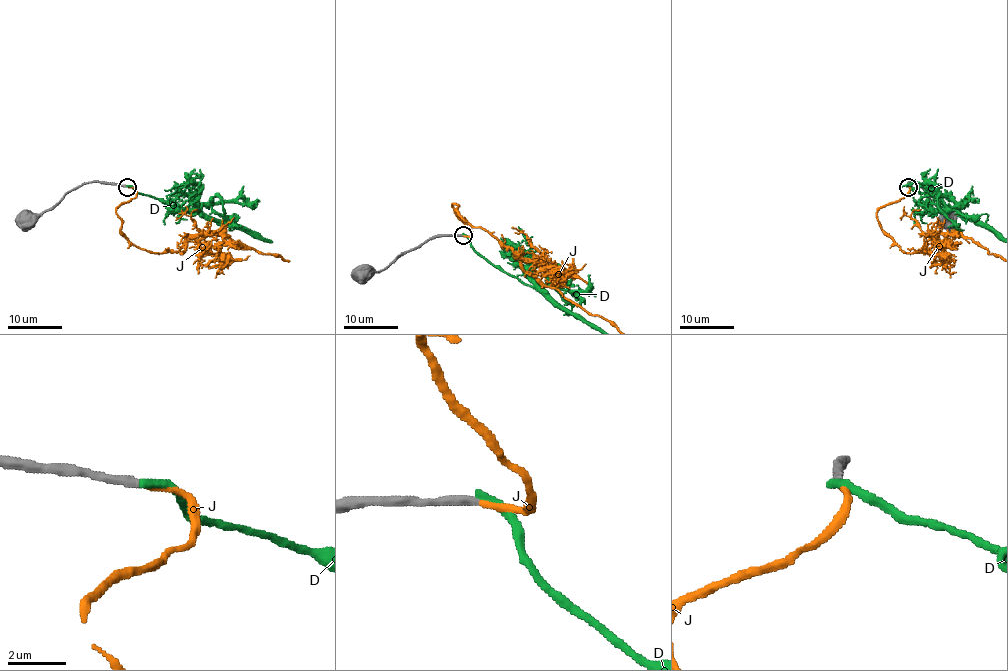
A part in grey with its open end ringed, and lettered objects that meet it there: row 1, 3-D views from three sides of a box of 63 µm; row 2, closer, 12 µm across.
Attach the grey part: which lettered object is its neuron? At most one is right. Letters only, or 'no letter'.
J

